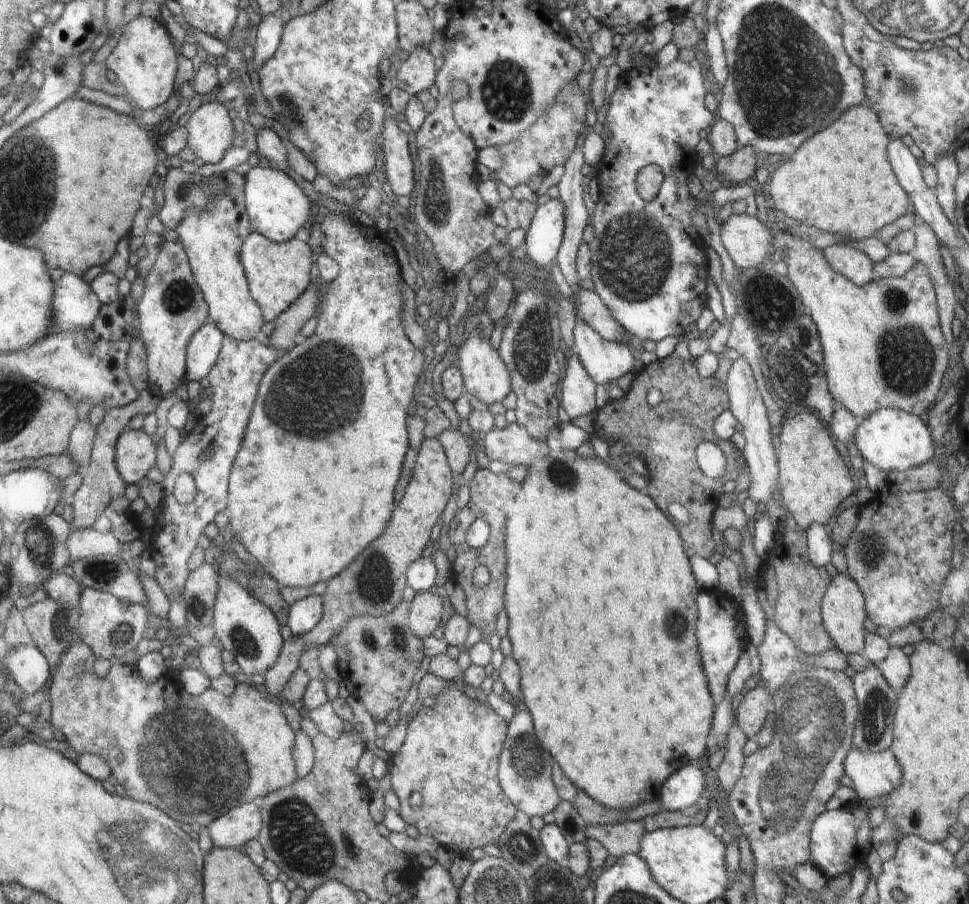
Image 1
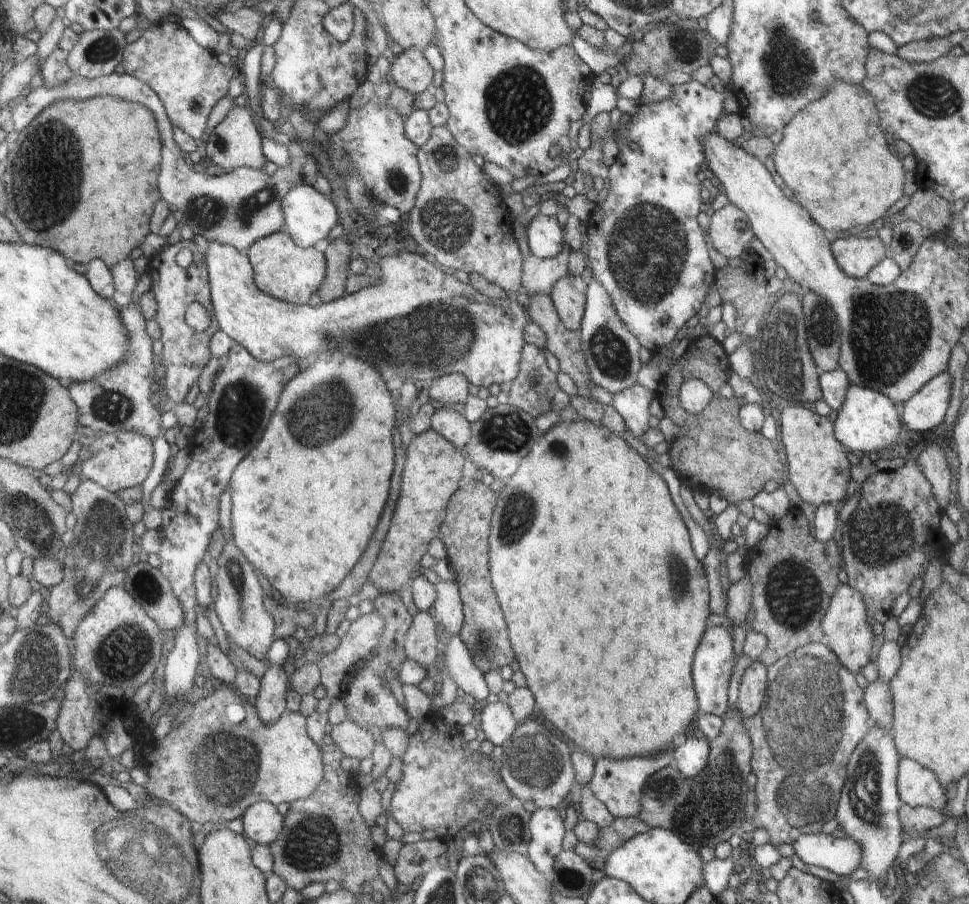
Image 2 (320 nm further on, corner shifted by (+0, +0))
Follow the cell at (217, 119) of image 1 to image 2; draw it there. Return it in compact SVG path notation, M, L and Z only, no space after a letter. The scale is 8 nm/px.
M233 105L224 120L211 130L211 134L205 139L206 154L208 155L206 163L216 165L217 168L225 172L234 171L237 168L247 167L254 170L264 170L266 158L262 154L262 136L258 134L252 114L247 108L240 108Z

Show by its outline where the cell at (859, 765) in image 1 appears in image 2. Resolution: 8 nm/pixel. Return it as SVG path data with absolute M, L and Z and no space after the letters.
M904 757L899 760L898 770L898 792L903 803L942 812L949 802L949 796L934 772L919 762Z

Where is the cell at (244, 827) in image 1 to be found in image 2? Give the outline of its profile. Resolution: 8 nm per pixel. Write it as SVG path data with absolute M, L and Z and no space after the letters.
M268 801L249 806L242 820L244 820L243 833L259 845L269 845L276 840L283 825L283 816L276 806Z

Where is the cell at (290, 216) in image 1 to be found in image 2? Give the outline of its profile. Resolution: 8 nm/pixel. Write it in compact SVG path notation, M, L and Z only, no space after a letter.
M298 184L298 186L290 188L280 200L280 208L282 208L282 216L284 216L283 230L298 247L314 247L314 244L316 242L320 244L320 240L324 240L328 236L328 232L336 226L336 222L340 221L334 206L335 204L326 200L318 190L310 188L310 185Z

